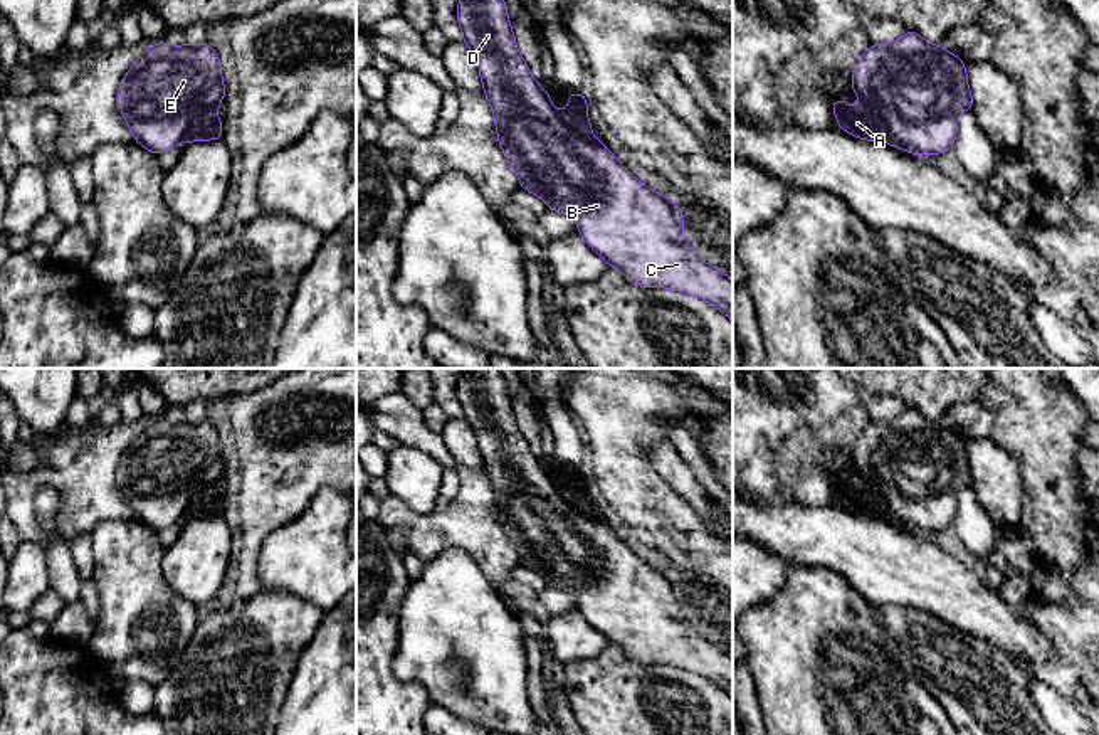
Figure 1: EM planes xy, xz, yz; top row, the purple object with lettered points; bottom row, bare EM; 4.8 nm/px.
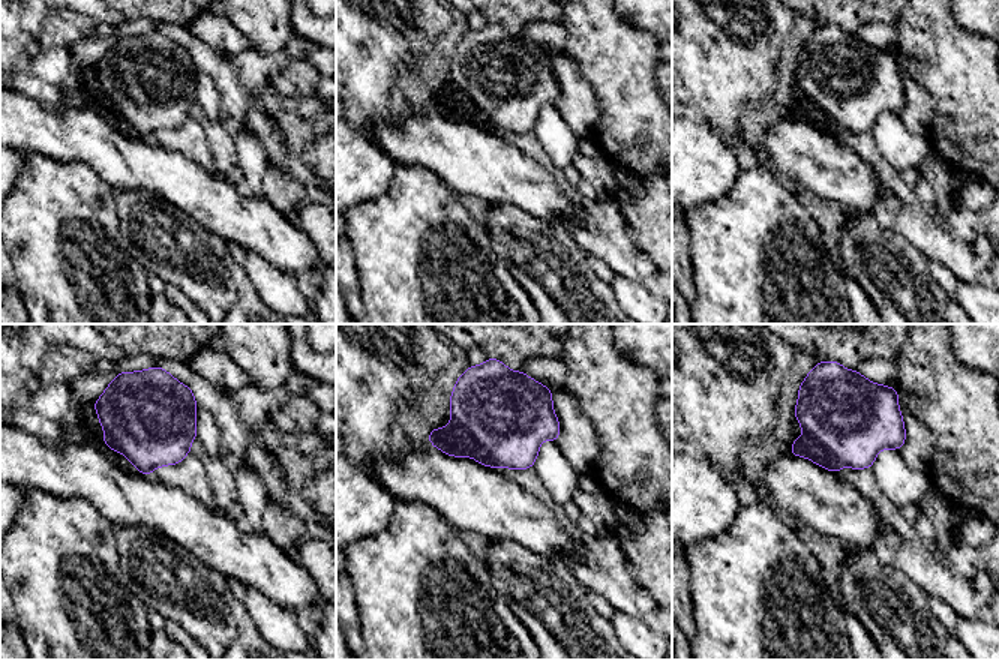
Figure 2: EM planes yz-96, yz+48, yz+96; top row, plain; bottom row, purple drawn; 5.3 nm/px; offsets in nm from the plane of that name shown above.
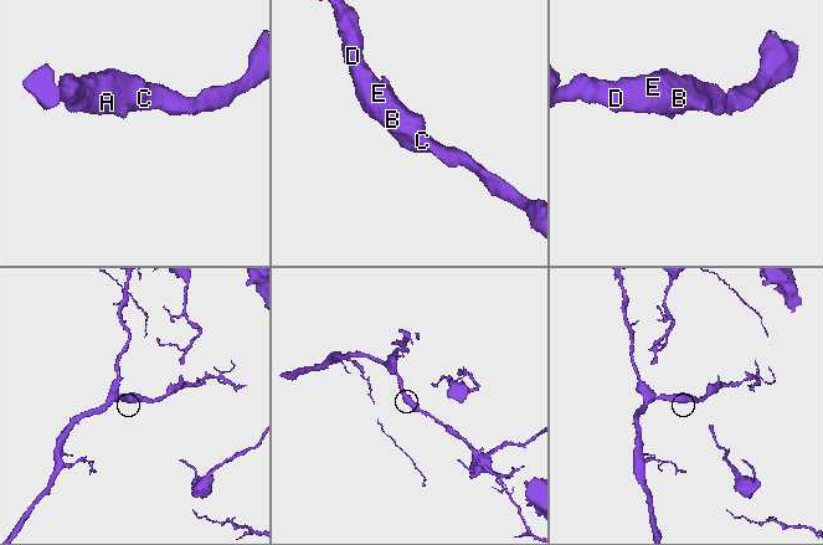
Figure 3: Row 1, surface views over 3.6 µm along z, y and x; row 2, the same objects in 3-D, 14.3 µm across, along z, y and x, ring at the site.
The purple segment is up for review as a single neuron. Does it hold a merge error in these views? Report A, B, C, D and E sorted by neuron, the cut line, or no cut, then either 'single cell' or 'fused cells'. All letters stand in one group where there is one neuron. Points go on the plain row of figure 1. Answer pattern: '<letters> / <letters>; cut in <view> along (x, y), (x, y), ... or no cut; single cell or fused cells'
A / B C D E; cut in yz along (861, 475), (878, 490), (901, 523); fused cells

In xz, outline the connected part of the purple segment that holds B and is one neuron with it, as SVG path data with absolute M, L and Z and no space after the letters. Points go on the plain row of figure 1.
M460 368L457 399L462 417L479 441L499 523L518 550L521 565L573 595L581 616L608 642L620 646L628 659L692 671L733 698L733 654L704 639L687 621L681 609L686 594L676 579L639 558L600 518L576 515L558 494L550 471L533 456L519 432L501 368Z

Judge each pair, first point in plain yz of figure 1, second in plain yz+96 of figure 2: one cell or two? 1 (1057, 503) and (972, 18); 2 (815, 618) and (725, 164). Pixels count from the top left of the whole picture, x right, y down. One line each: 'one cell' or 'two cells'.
1: two cells
2: two cells

